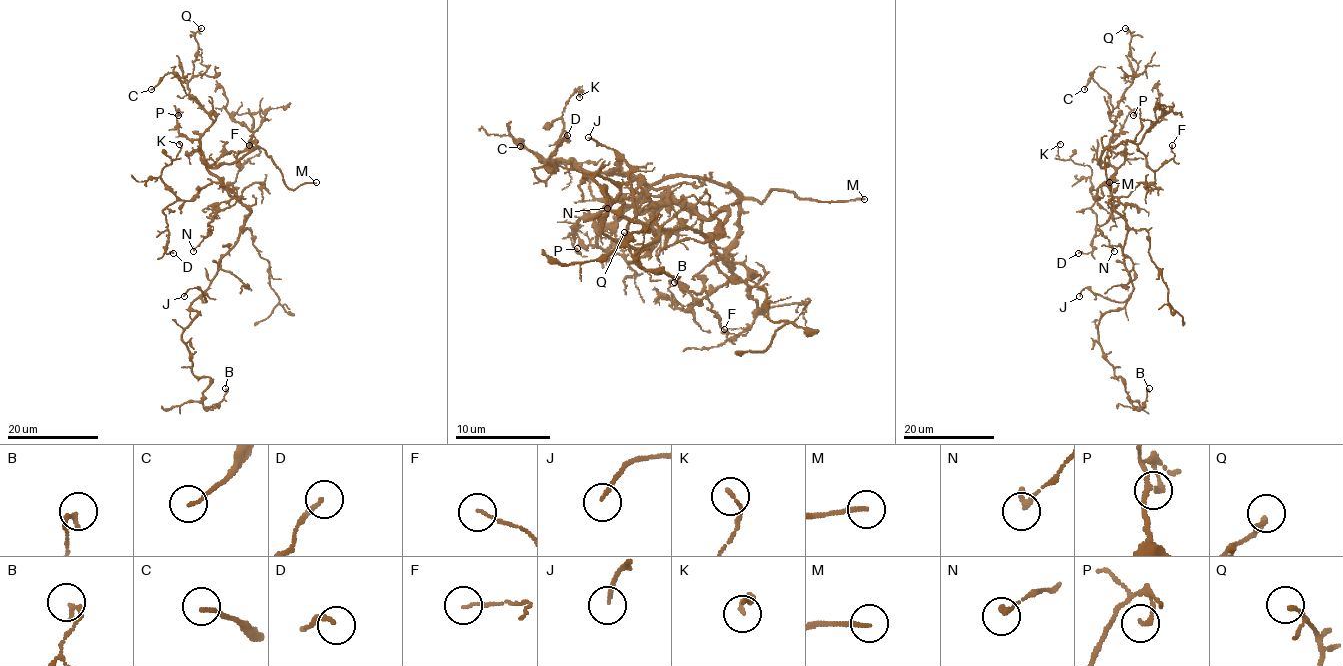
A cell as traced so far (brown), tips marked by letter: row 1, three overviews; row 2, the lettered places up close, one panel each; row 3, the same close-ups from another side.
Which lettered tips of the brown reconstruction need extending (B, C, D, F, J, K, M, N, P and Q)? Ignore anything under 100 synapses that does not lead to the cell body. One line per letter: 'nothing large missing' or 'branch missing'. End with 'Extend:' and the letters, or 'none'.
B: nothing large missing
C: nothing large missing
D: nothing large missing
F: nothing large missing
J: nothing large missing
K: nothing large missing
M: branch missing
N: nothing large missing
P: nothing large missing
Q: nothing large missing
Extend: M

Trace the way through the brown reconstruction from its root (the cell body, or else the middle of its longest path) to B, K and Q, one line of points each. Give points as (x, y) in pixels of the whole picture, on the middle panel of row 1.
B: (705, 234), (619, 244), (603, 232), (619, 189), (584, 175), (643, 225), (634, 258), (674, 282)
K: (705, 234), (724, 210), (700, 218), (664, 189), (541, 161), (579, 97)
Q: (705, 234), (724, 210), (622, 196), (650, 206), (607, 222), (598, 246), (610, 258), (624, 232)

